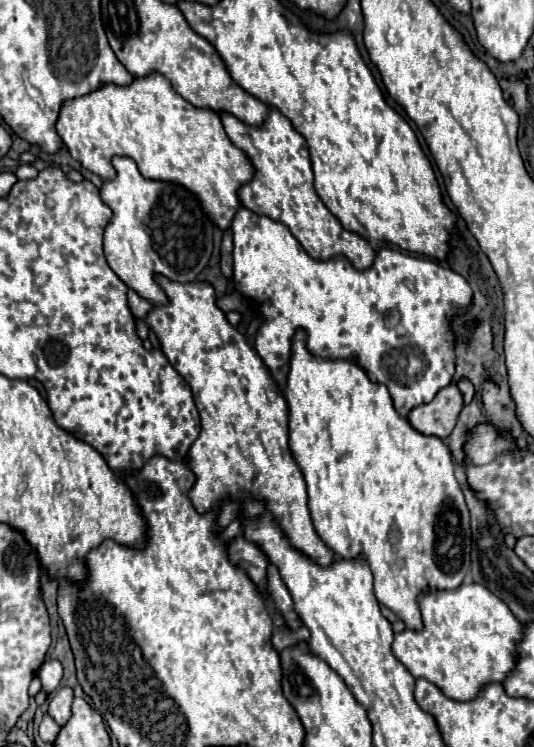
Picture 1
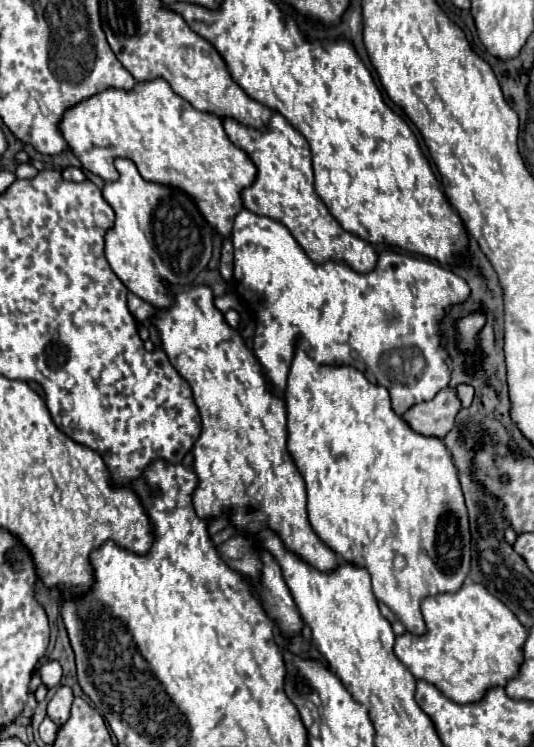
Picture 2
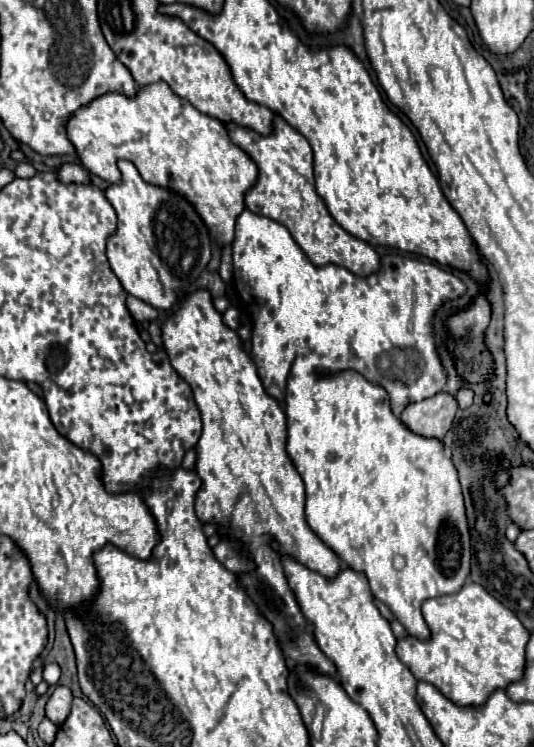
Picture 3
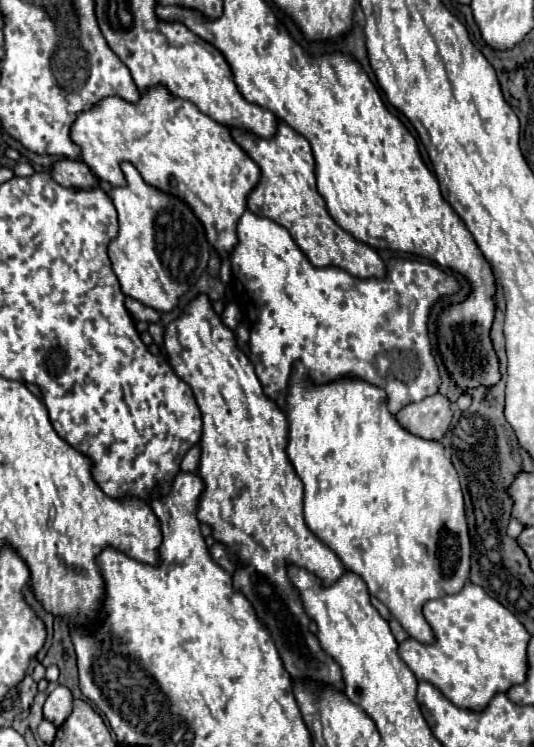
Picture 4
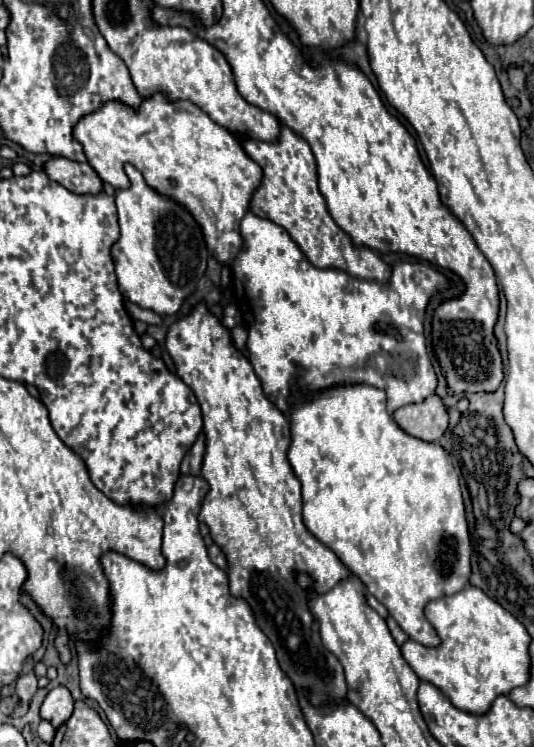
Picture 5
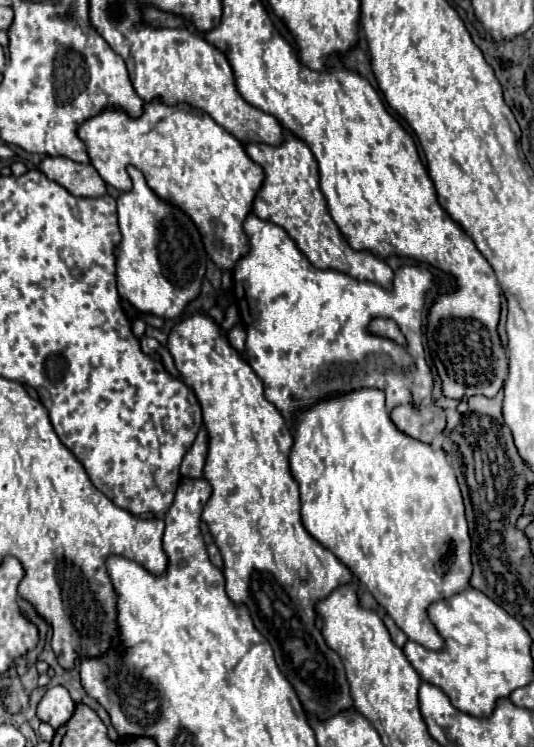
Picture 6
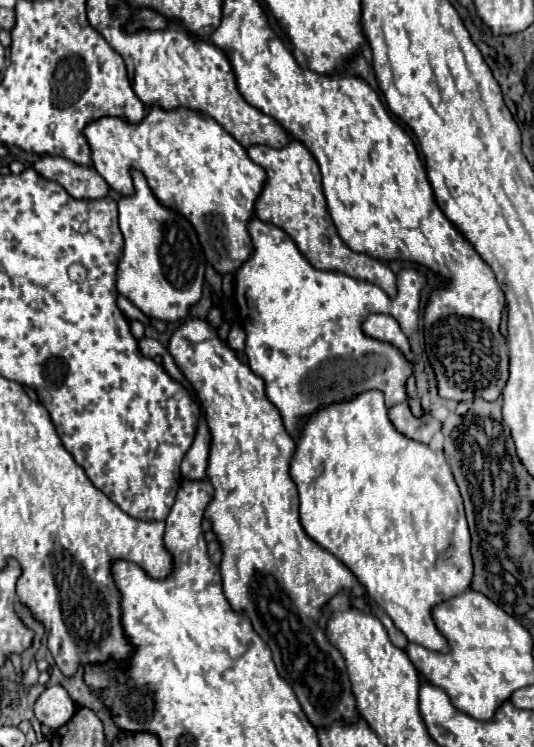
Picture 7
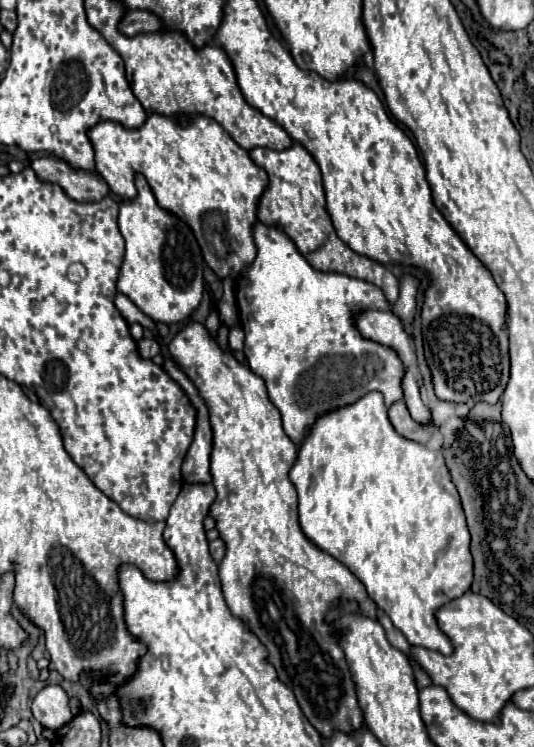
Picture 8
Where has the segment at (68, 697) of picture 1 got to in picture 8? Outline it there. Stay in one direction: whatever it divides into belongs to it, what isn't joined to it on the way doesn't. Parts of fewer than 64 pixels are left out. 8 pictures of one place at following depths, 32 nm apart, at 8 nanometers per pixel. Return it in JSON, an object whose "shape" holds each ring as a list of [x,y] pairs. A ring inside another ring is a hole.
{"shape":[[[46,686],[32,702],[34,718],[48,730],[58,730],[72,720],[70,698],[62,686]]]}

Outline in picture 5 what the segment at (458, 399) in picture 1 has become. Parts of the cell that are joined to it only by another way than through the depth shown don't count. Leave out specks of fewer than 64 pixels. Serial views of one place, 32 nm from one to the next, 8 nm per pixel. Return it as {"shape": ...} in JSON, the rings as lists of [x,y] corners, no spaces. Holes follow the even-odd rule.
{"shape":[[[430,396],[430,400],[426,398],[420,404],[402,406],[392,416],[404,432],[426,442],[438,440],[446,432],[450,420],[448,408],[440,396]]]}

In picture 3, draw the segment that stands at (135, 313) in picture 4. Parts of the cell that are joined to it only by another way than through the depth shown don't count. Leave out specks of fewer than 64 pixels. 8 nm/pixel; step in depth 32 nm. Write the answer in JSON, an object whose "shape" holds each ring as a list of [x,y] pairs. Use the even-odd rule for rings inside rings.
{"shape":[[[128,296],[126,304],[128,304],[128,310],[130,310],[130,314],[134,316],[134,320],[136,320],[136,322],[158,320],[158,310],[156,310],[156,308],[152,308],[150,304],[142,302],[140,298],[136,298],[136,296]]]}

